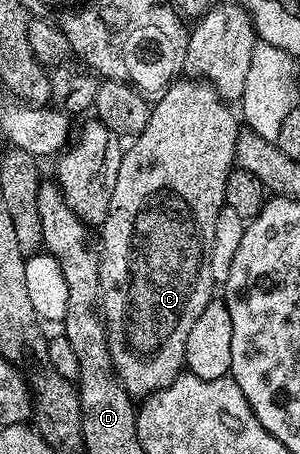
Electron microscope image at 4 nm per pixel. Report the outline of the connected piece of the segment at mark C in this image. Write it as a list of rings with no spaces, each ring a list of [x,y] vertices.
[[[179,77],[162,92],[161,95],[157,96],[156,102],[150,108],[150,116],[148,117],[148,125],[139,133],[133,140],[134,143],[125,148],[122,152],[122,164],[120,165],[120,174],[116,176],[116,190],[112,193],[112,205],[108,209],[106,219],[100,225],[100,254],[102,260],[100,261],[100,314],[106,325],[106,340],[110,346],[110,356],[112,357],[112,363],[116,369],[116,373],[120,377],[120,381],[124,385],[124,389],[132,397],[145,397],[151,395],[154,391],[160,390],[162,387],[172,382],[177,376],[183,374],[184,364],[186,362],[186,346],[188,345],[188,333],[192,329],[192,325],[196,321],[196,317],[200,317],[200,313],[204,313],[204,305],[208,305],[211,299],[215,298],[216,295],[216,284],[212,277],[212,241],[214,240],[214,233],[216,230],[216,217],[220,217],[220,209],[226,206],[226,186],[228,185],[228,177],[230,172],[234,170],[236,166],[235,162],[235,151],[237,149],[238,136],[240,134],[240,119],[237,114],[235,116],[230,112],[231,104],[220,97],[220,93],[212,83],[206,82],[204,79],[197,77]]]

